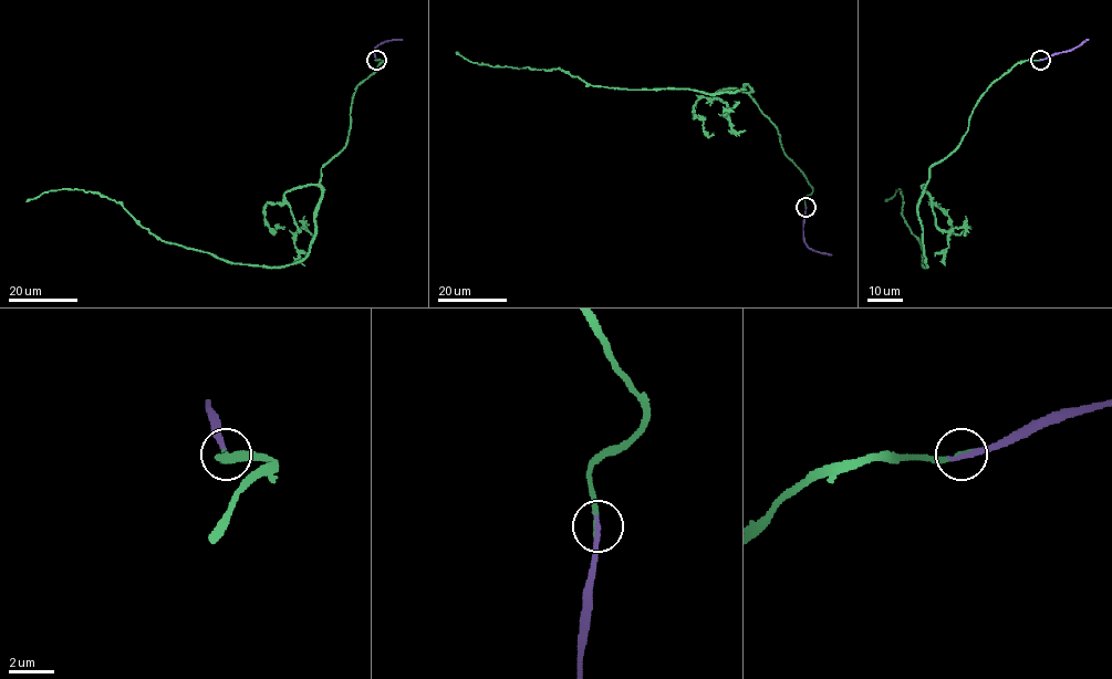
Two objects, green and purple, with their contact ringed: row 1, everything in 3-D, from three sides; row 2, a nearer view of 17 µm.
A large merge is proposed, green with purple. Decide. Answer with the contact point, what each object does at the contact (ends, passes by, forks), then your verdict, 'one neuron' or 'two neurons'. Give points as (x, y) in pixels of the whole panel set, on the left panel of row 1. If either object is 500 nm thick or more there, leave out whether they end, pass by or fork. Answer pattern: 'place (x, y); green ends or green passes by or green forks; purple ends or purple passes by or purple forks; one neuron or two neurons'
place (376, 60); green ends; purple ends; one neuron

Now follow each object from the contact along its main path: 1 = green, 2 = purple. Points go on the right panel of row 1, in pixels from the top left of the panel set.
1: (1040, 60), (1020, 61), (989, 86), (959, 144), (929, 168), (917, 211), (926, 268), (900, 189), (885, 201)
2: (1040, 60), (1073, 49), (1088, 39)

